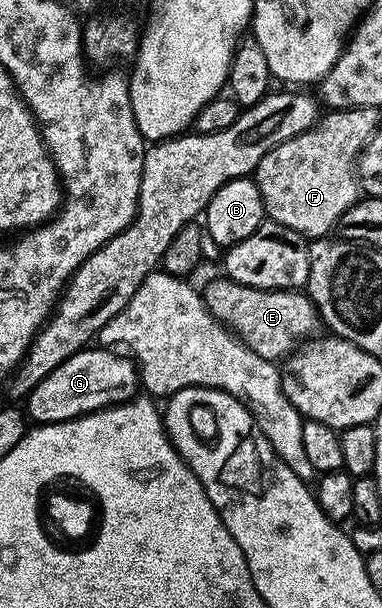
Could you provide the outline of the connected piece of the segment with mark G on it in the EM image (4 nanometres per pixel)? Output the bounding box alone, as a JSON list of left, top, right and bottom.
[23,346,139,425]

